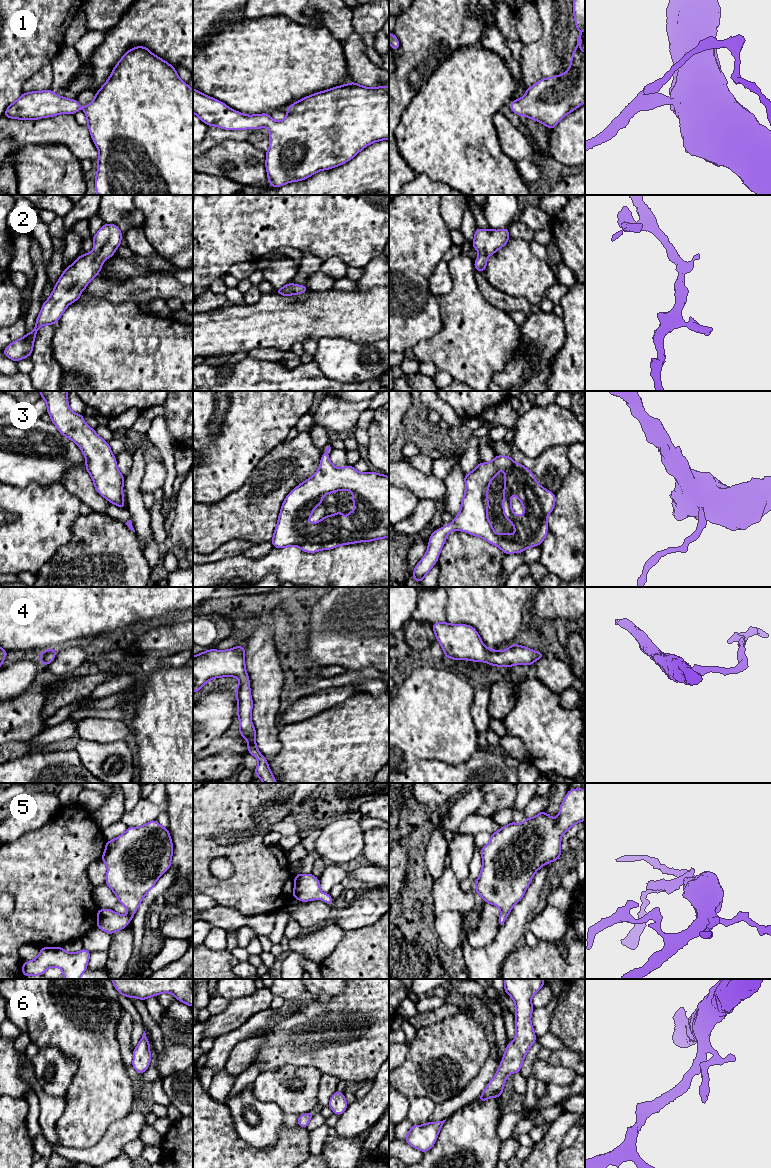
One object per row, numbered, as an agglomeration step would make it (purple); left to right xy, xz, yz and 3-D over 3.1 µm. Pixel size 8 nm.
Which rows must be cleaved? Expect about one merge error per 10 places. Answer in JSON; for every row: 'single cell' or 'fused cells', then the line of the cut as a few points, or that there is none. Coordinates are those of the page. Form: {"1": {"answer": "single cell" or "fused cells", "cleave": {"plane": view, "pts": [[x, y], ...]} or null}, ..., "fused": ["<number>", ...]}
{"1": {"answer": "single cell", "cleave": null}, "2": {"answer": "single cell", "cleave": null}, "3": {"answer": "single cell", "cleave": null}, "4": {"answer": "single cell", "cleave": null}, "5": {"answer": "single cell", "cleave": null}, "6": {"answer": "single cell", "cleave": null}, "fused": []}

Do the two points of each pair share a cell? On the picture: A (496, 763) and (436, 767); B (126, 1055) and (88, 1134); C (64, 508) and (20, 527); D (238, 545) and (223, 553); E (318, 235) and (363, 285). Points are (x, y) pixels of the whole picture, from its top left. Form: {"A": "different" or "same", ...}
{"A": "same", "B": "different", "C": "same", "D": "same", "E": "different"}

